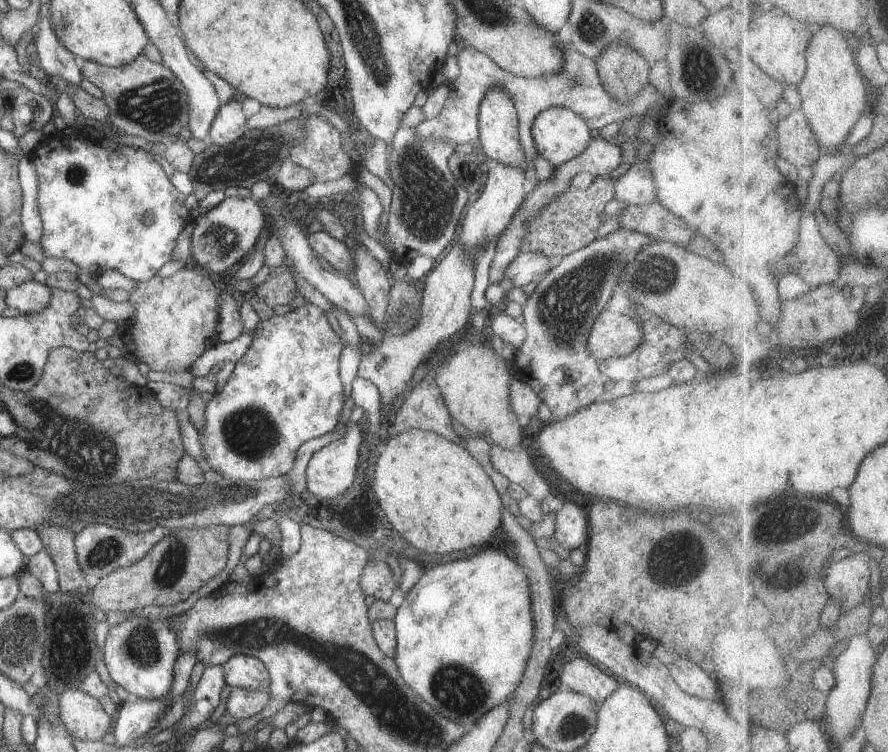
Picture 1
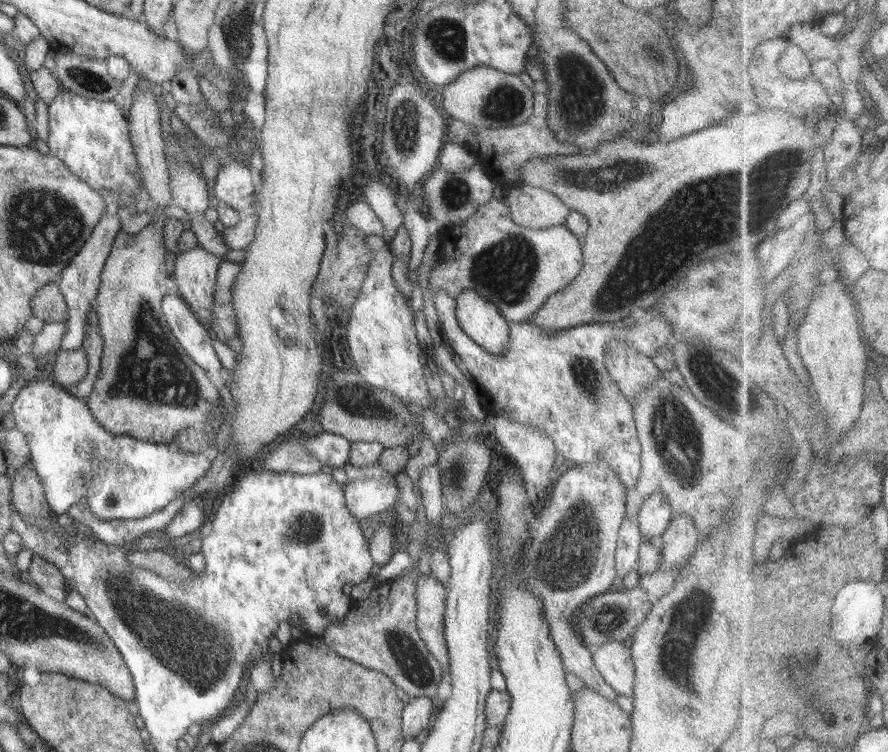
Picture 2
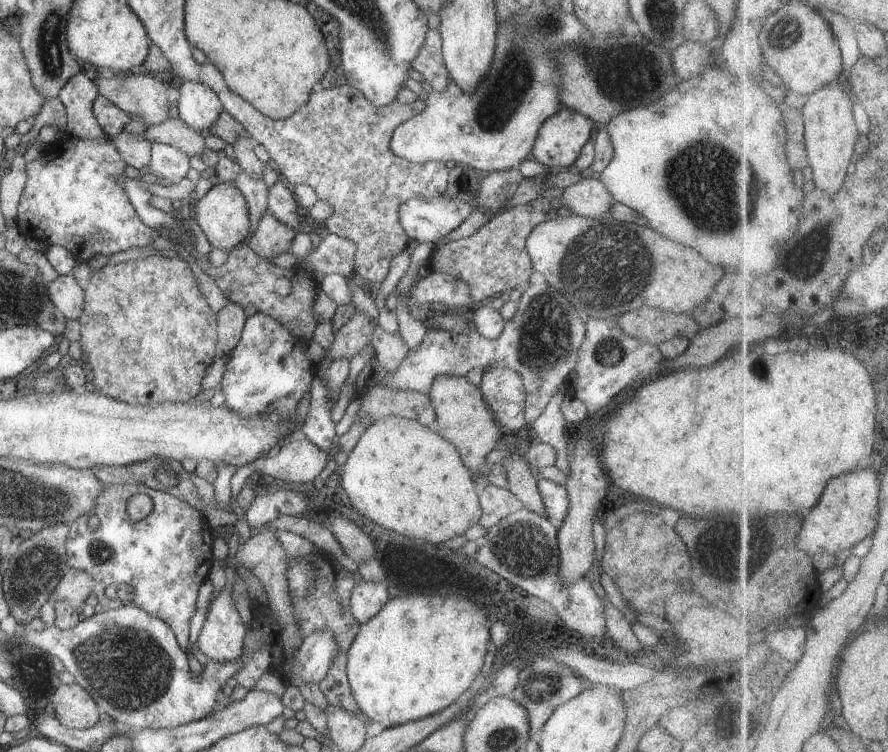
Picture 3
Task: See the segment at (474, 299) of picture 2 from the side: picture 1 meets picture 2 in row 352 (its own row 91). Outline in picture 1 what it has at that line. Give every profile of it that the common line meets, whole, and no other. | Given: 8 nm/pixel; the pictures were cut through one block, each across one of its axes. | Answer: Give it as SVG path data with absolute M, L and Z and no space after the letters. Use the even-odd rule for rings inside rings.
M499 87L490 89L481 102L479 113L478 152L483 158L496 161L506 166L527 169L527 158L521 139L521 118L509 94Z

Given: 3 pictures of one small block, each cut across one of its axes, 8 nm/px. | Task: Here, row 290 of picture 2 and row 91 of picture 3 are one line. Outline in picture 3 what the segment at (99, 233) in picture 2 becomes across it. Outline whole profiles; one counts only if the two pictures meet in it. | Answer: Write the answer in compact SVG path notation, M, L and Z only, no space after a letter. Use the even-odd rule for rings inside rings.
M80 72L70 77L58 96L67 110L67 123L63 133L79 139L98 139L104 136L110 142L116 140L103 132L94 116L93 102L98 95L99 90L95 82L84 73Z

